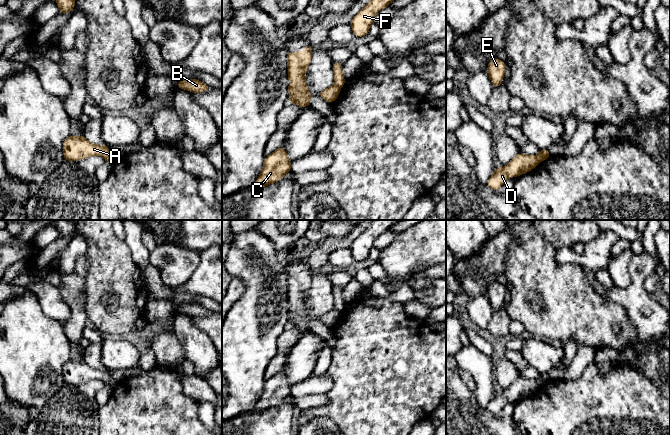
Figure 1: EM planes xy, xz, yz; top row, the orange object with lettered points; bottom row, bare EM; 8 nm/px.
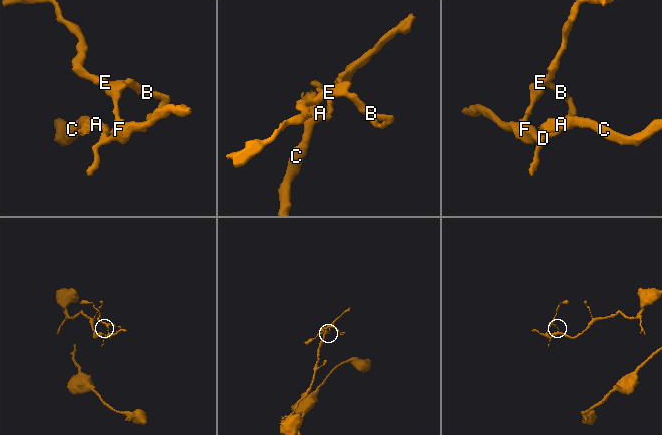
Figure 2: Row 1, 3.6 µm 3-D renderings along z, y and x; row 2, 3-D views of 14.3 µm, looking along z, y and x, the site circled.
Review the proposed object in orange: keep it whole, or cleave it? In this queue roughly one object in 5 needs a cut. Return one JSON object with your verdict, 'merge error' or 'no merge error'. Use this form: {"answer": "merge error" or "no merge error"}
{"answer": "merge error"}

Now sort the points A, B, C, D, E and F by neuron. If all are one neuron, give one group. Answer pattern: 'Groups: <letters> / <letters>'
Groups: A C / B D E F

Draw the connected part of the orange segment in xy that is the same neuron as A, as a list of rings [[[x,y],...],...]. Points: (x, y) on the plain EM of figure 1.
[[[83,359],[69,360],[63,366],[63,378],[65,385],[79,385],[90,380],[102,380],[111,386],[115,380],[108,374],[108,369],[96,369],[90,367]]]

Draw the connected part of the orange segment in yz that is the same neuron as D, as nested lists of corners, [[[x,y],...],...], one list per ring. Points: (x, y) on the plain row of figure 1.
[[[518,377],[508,389],[497,391],[490,400],[487,410],[498,415],[502,408],[510,401],[518,401],[534,393],[538,388],[537,380]]]

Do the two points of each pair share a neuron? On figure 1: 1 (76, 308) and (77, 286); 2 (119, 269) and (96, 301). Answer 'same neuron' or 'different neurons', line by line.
1: same neuron
2: same neuron

